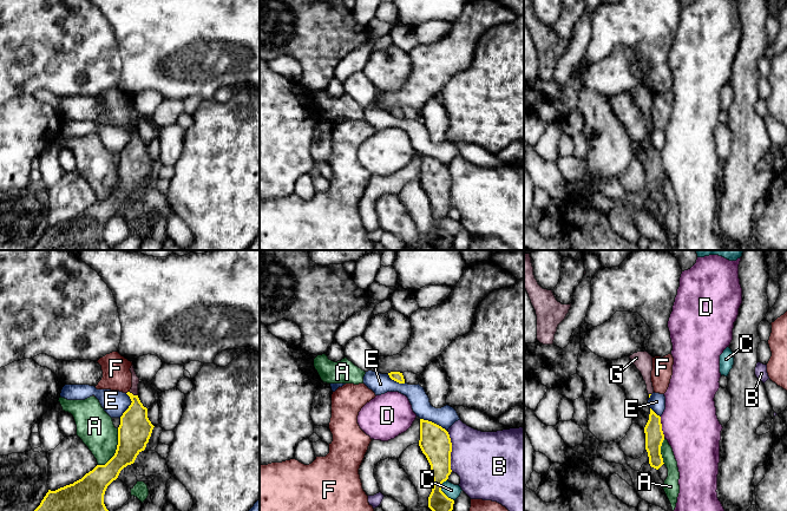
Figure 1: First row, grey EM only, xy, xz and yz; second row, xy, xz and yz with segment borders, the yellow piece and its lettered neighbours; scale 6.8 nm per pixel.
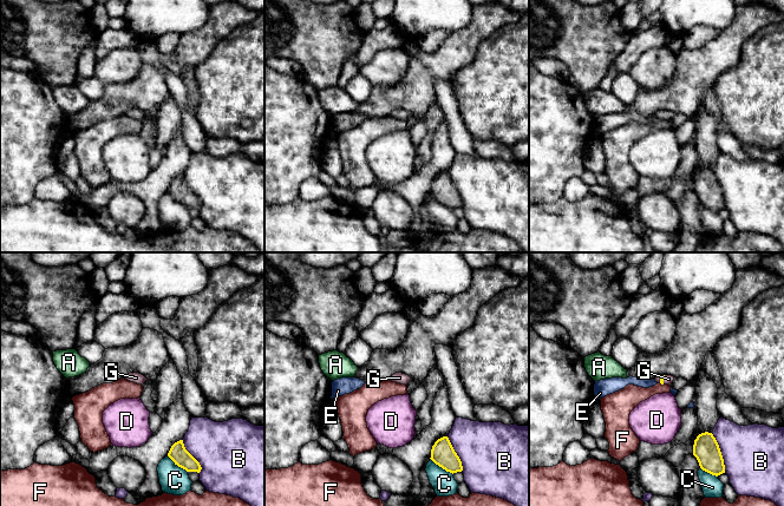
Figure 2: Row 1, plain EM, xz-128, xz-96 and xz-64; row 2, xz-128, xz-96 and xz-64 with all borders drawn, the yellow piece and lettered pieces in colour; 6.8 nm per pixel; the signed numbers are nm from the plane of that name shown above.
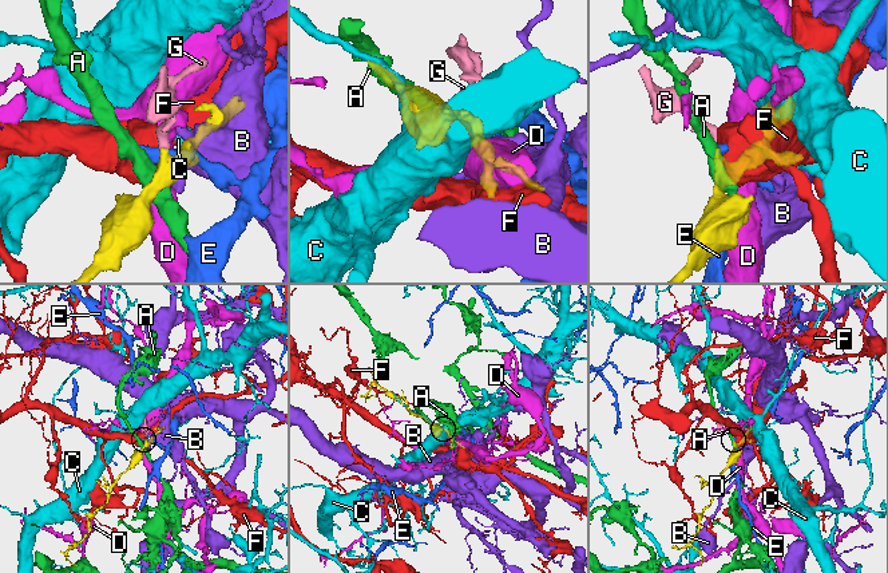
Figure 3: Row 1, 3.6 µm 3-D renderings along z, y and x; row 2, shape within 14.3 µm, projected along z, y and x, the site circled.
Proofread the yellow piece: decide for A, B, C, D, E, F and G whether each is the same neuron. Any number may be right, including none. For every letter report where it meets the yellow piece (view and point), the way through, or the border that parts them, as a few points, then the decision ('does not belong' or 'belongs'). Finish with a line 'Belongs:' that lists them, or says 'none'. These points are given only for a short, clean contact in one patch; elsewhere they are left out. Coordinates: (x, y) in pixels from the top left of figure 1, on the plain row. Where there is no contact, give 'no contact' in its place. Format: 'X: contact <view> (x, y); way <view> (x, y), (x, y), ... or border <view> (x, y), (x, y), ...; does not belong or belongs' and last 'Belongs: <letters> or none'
A: contact xy (116, 185); border xy (118, 164), (116, 188), (104, 200), (98, 201); does not belong
B: contact xz (451, 187); does not belong
C: contact xz (441, 227); border xz (446, 215), (441, 220), (441, 225), (453, 236); does not belong
D: contact yz (661, 163); does not belong
E: contact xz (433, 158); does not belong
F: contact xy (128, 128); does not belong
G: contact xy (132, 130); belongs
Belongs: G

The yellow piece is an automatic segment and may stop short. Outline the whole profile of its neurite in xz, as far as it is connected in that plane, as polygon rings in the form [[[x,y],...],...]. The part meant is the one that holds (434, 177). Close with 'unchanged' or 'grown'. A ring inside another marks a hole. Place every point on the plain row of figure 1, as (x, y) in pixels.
[[[420,155],[419,182],[431,201],[433,224],[428,232],[428,243],[435,250],[448,250],[454,236],[441,227],[441,220],[451,210],[452,178],[448,168],[441,162]]]; unchanged

